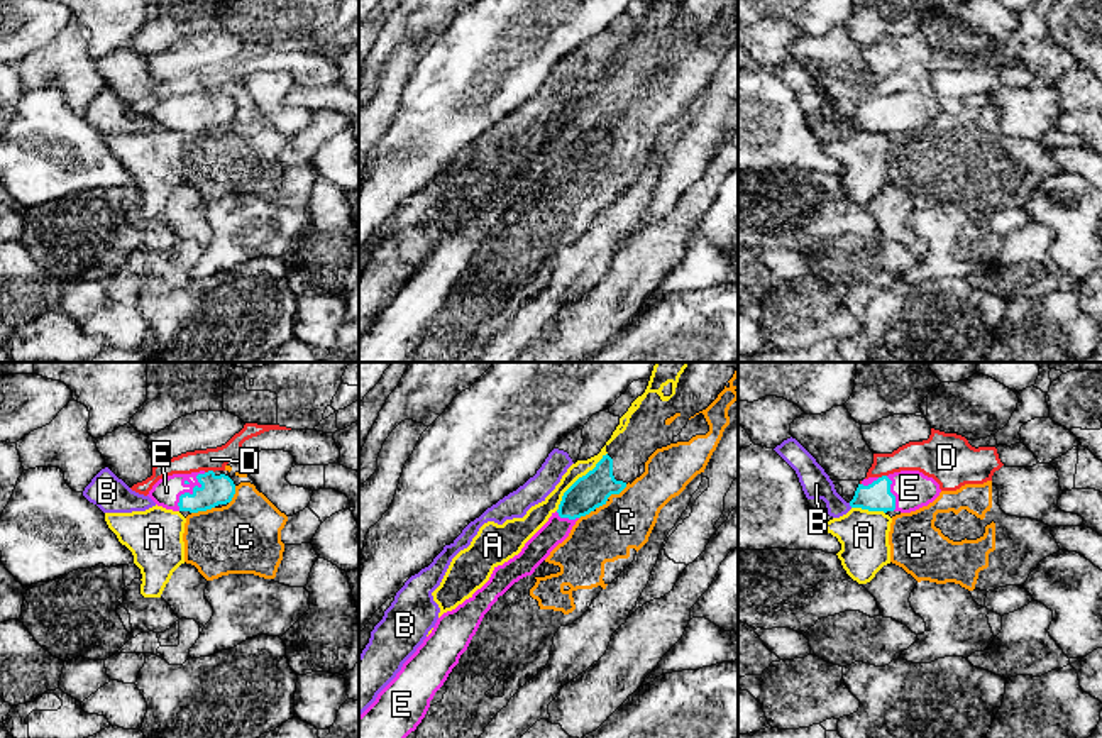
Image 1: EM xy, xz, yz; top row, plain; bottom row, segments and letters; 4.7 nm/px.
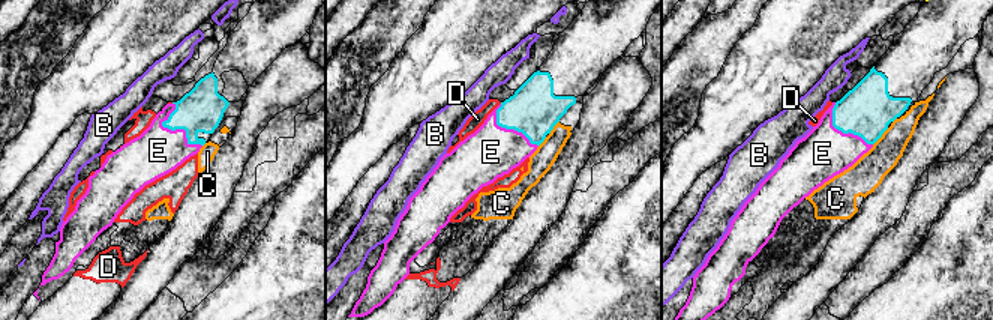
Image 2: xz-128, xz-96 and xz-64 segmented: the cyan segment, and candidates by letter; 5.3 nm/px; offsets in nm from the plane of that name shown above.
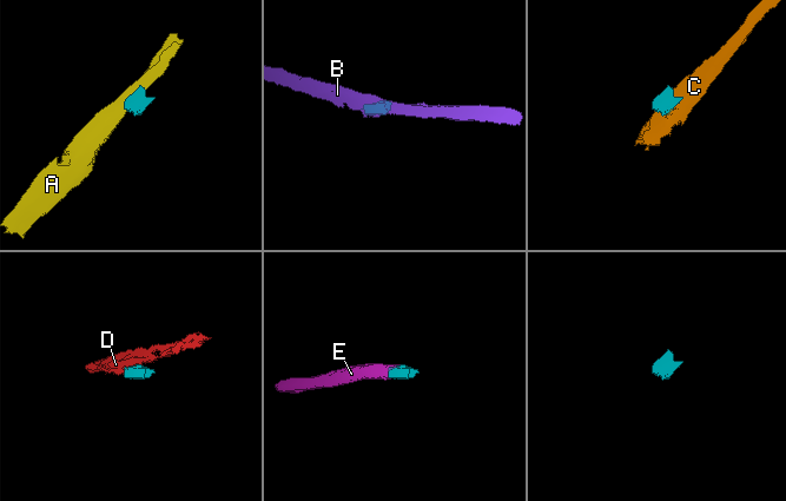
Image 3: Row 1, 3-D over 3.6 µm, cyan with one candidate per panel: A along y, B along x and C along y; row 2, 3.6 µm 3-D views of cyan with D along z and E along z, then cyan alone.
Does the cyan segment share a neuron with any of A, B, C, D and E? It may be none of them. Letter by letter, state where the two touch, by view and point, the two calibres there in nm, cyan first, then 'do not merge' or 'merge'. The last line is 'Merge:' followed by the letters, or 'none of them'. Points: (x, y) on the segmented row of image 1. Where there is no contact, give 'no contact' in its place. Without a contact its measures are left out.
A: xz (578, 479) | 160/100 nm | do not merge
B: yz (850, 505) | 140/140 nm | do not merge
C: xz (603, 503) | 160/260 nm | do not merge
D: xy (209, 471) | 140/110 nm | do not merge
E: xy (188, 493) | 140/140 nm | merge
Merge: E

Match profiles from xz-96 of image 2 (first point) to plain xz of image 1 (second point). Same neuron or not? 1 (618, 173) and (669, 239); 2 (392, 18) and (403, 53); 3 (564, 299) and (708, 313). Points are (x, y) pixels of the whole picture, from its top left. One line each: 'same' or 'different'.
1: same
2: same
3: same

